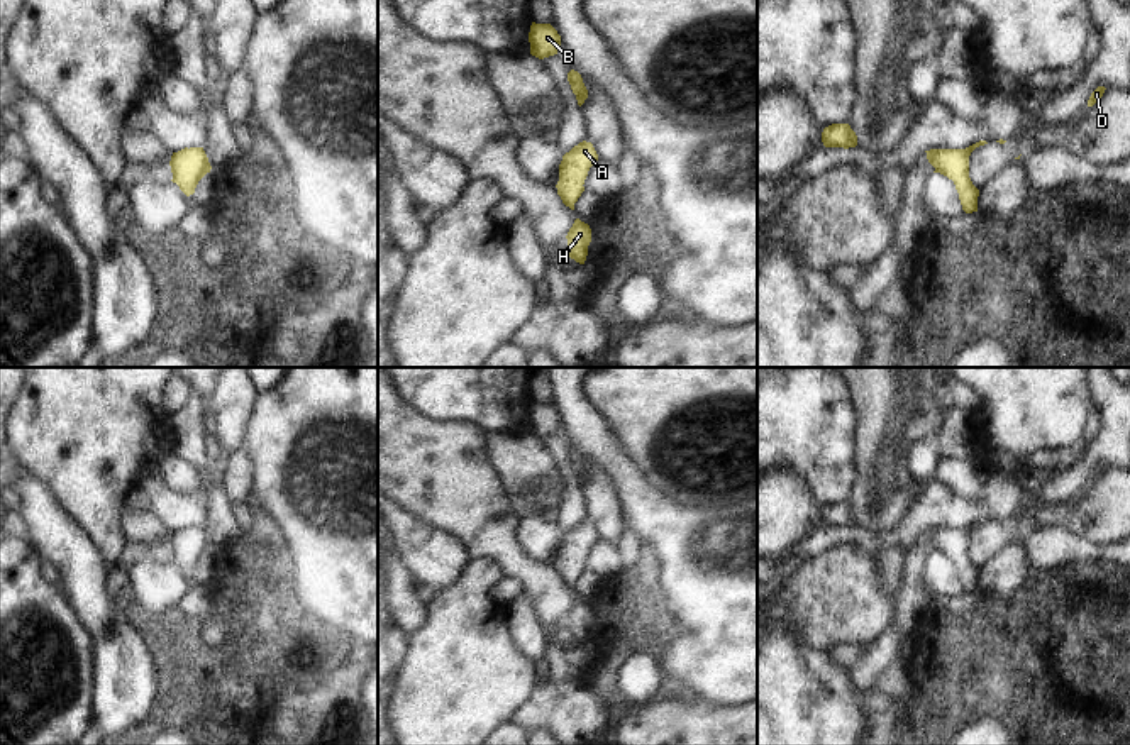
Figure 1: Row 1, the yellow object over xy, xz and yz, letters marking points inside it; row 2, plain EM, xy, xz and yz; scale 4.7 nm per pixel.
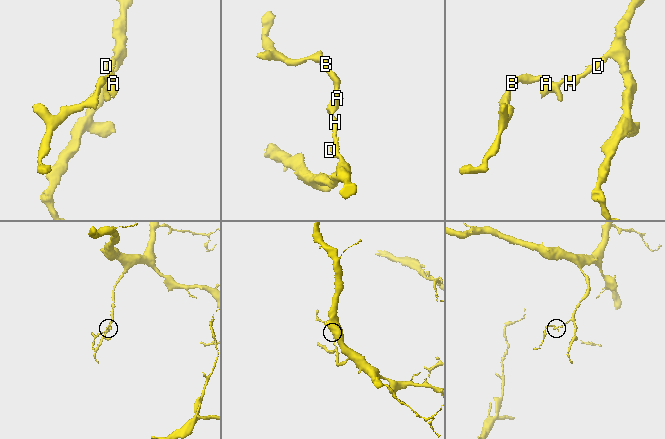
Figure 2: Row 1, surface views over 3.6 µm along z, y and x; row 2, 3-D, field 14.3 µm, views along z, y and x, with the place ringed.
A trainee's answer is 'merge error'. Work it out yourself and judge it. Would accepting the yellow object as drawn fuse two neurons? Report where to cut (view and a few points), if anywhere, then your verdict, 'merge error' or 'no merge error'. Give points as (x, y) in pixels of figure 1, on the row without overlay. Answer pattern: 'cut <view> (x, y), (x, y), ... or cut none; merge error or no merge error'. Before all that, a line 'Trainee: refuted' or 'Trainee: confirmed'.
Trainee: refuted
cut none; no merge error

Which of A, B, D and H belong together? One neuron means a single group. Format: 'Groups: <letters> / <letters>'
Groups: A B D H.

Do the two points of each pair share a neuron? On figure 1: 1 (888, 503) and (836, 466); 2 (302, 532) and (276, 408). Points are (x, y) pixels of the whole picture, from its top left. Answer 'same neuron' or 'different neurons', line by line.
1: different neurons
2: same neuron

